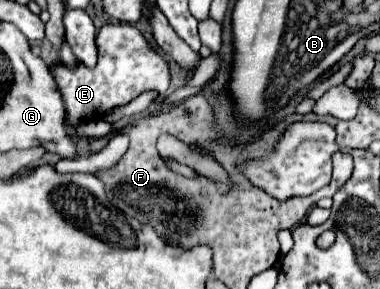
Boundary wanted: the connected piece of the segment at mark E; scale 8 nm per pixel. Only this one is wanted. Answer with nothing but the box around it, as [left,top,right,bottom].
[50,23,170,127]

